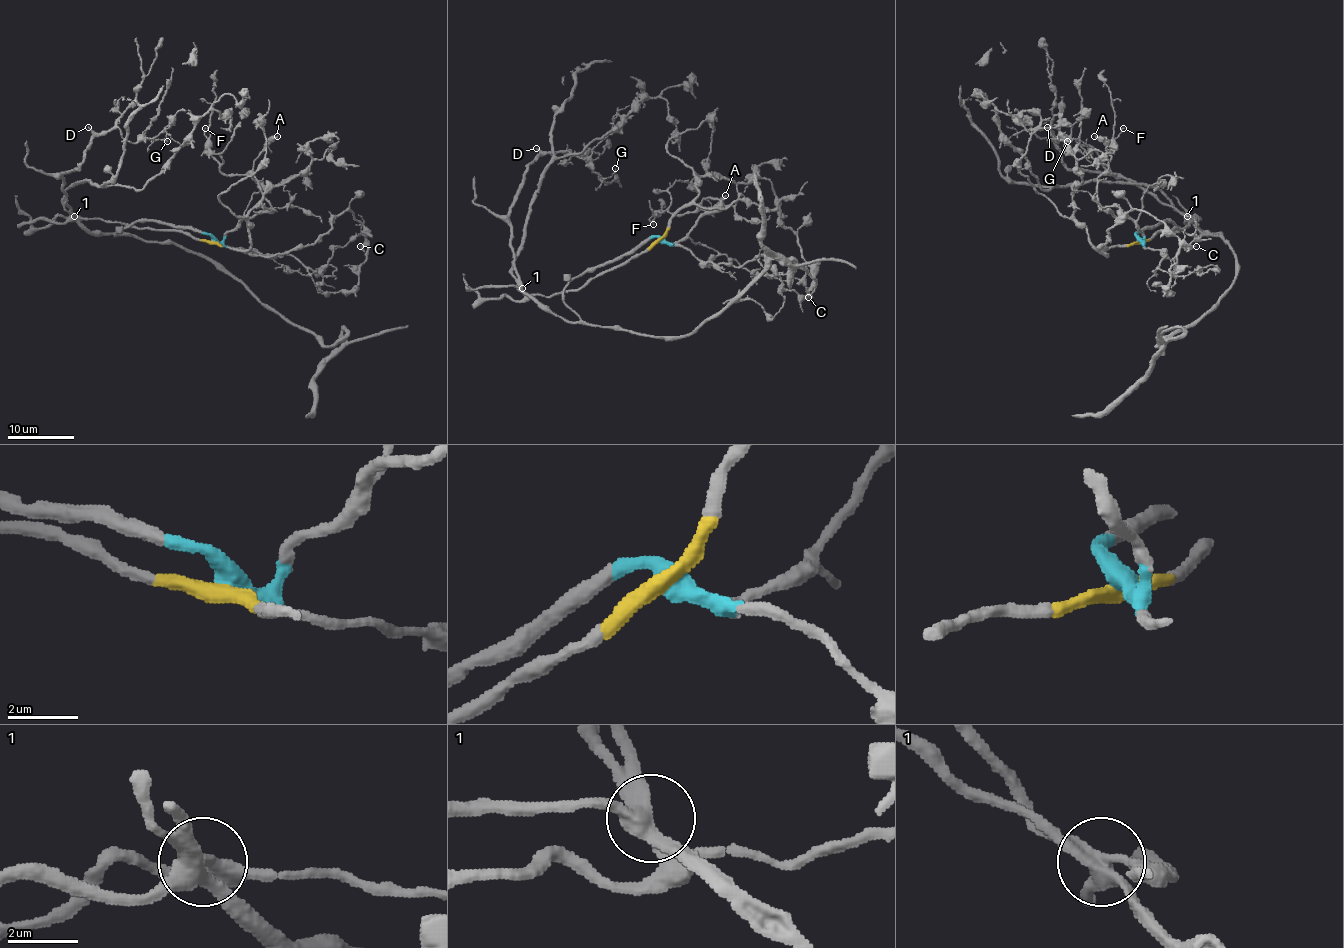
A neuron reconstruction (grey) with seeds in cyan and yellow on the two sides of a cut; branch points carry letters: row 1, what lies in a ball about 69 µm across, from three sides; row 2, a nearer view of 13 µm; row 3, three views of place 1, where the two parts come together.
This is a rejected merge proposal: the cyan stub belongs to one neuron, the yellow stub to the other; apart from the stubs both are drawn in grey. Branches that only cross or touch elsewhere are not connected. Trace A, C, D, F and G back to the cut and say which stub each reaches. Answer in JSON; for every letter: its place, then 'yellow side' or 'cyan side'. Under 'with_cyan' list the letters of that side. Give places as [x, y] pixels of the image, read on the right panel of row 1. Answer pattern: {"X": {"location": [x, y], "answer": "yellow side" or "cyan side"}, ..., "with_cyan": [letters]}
{"A": {"location": [1094, 136], "answer": "cyan side"}, "C": {"location": [1196, 246], "answer": "yellow side"}, "D": {"location": [1047, 127], "answer": "cyan side"}, "F": {"location": [1123, 128], "answer": "cyan side"}, "G": {"location": [1067, 141], "answer": "cyan side"}, "with_cyan": ["A", "D", "F", "G"]}

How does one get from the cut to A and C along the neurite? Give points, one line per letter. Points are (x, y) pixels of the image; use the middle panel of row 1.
A: (660, 240), (674, 245), (719, 203), (719, 200), (704, 198), (702, 210), (712, 208), (726, 195)
C: (660, 240), (674, 216), (691, 205), (724, 208), (747, 200), (777, 210), (812, 270), (807, 296)

